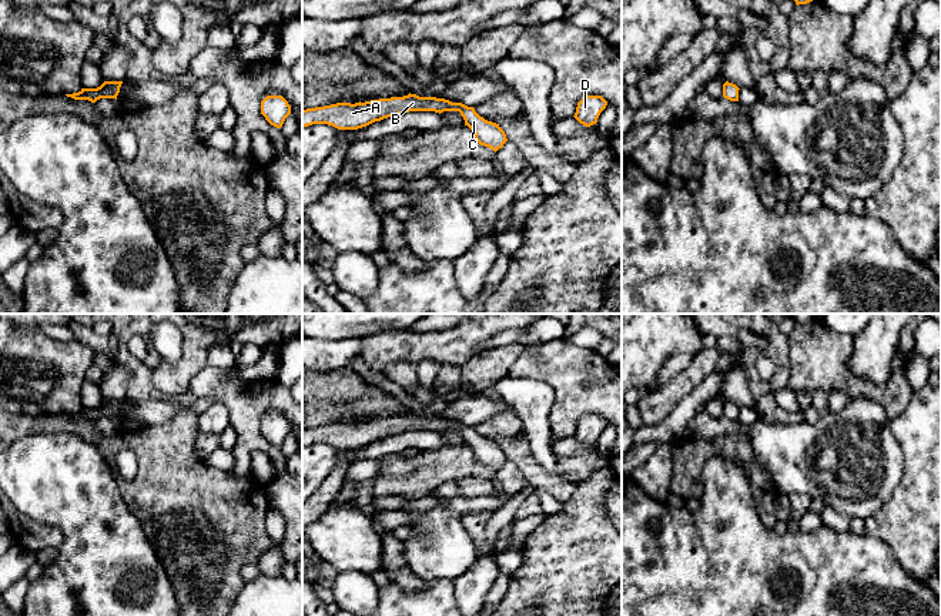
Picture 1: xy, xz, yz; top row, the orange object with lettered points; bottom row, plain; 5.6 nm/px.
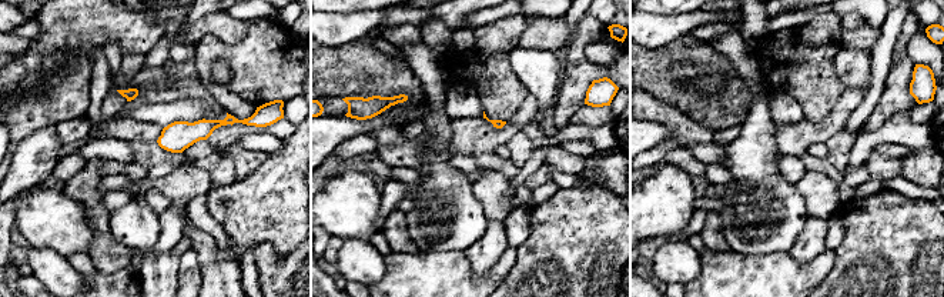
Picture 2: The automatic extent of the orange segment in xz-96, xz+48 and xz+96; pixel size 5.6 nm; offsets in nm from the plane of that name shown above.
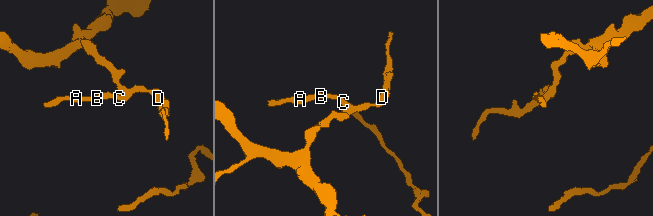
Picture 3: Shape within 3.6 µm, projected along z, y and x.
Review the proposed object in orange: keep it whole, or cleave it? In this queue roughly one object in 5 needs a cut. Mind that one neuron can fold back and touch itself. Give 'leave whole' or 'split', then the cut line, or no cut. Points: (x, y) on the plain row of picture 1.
leave whole | no cut

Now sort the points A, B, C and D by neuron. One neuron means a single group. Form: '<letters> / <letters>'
A B C D

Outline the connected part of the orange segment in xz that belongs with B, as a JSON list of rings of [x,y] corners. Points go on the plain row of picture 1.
[[[411,412],[403,416],[359,421],[355,424],[336,422],[307,428],[302,429],[302,446],[328,443],[338,449],[358,449],[375,441],[409,431],[435,431],[439,433],[443,431],[459,431],[465,439],[465,445],[475,452],[475,459],[495,472],[508,461],[499,443],[485,439],[473,426],[445,418],[419,416]]]

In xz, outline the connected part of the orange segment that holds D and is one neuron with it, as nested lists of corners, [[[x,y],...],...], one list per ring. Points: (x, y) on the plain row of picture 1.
[[[586,415],[577,422],[575,438],[590,446],[597,442],[600,432],[606,428],[607,421],[602,415]]]

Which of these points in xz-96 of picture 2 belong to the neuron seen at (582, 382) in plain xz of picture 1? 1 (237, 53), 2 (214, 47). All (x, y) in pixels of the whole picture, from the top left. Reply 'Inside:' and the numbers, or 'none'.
Inside: 1, 2

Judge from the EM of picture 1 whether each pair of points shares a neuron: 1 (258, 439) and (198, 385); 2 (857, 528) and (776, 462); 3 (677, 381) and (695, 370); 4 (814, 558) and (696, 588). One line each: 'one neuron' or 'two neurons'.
1: one neuron
2: two neurons
3: one neuron
4: one neuron

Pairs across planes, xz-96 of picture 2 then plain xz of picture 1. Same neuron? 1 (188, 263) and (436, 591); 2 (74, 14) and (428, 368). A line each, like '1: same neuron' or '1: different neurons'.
1: same neuron
2: different neurons

